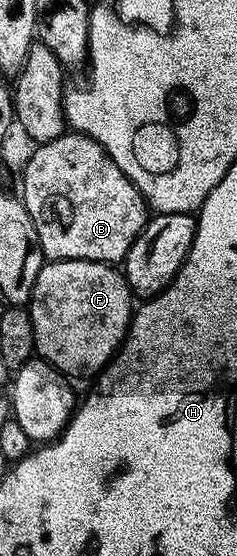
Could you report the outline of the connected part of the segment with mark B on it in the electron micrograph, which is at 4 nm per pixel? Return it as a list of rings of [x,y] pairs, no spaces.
[[[65,131],[57,139],[36,144],[21,176],[21,200],[37,227],[47,261],[122,262],[149,220],[139,188],[86,133]]]

